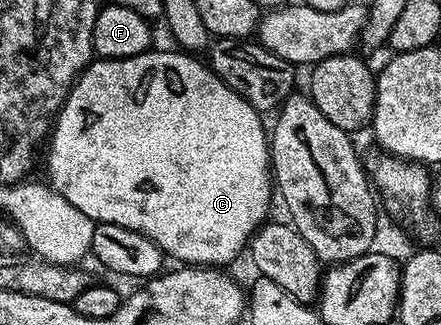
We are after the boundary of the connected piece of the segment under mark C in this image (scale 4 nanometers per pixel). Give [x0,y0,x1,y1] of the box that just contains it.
[45,48,273,267]

